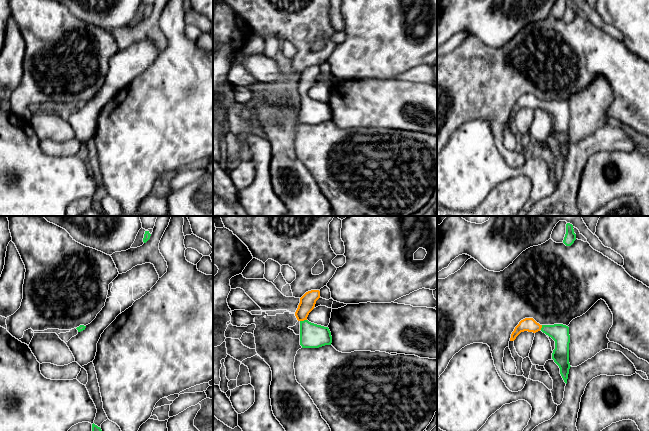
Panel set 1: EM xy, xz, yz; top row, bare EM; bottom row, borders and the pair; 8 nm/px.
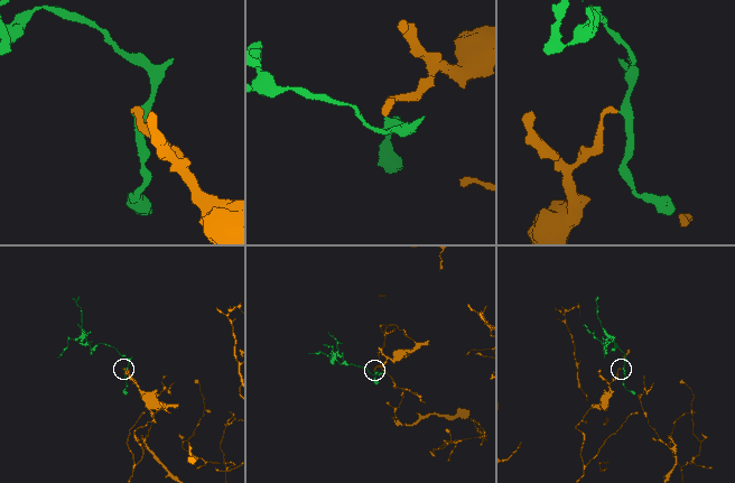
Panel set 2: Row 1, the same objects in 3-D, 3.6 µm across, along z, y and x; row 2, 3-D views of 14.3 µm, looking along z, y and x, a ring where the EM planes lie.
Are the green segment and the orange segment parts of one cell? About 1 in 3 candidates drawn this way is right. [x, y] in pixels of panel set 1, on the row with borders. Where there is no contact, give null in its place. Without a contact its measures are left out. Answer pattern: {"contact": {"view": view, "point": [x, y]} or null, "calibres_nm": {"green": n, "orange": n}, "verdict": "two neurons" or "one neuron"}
{"contact": {"view": "xz", "point": [304, 320]}, "calibres_nm": {"green": 190, "orange": 130}, "verdict": "one neuron"}

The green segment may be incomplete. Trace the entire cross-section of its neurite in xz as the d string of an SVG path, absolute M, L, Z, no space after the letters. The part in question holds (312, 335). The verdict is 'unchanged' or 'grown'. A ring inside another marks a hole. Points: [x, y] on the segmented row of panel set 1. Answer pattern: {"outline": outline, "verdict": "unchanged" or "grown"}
{"outline": "M319 290L306 292L300 298L300 303L295 312L295 316L300 322L300 345L302 348L319 348L332 343L332 336L328 327L307 320L309 313L314 309L319 298Z", "verdict": "grown"}

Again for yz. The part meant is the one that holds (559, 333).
{"outline": "M525 318L519 322L511 334L510 341L524 331L536 333L542 331L555 341L555 349L552 353L552 359L560 368L560 374L567 384L570 363L569 363L569 327L563 324L540 325L533 318Z", "verdict": "grown"}

